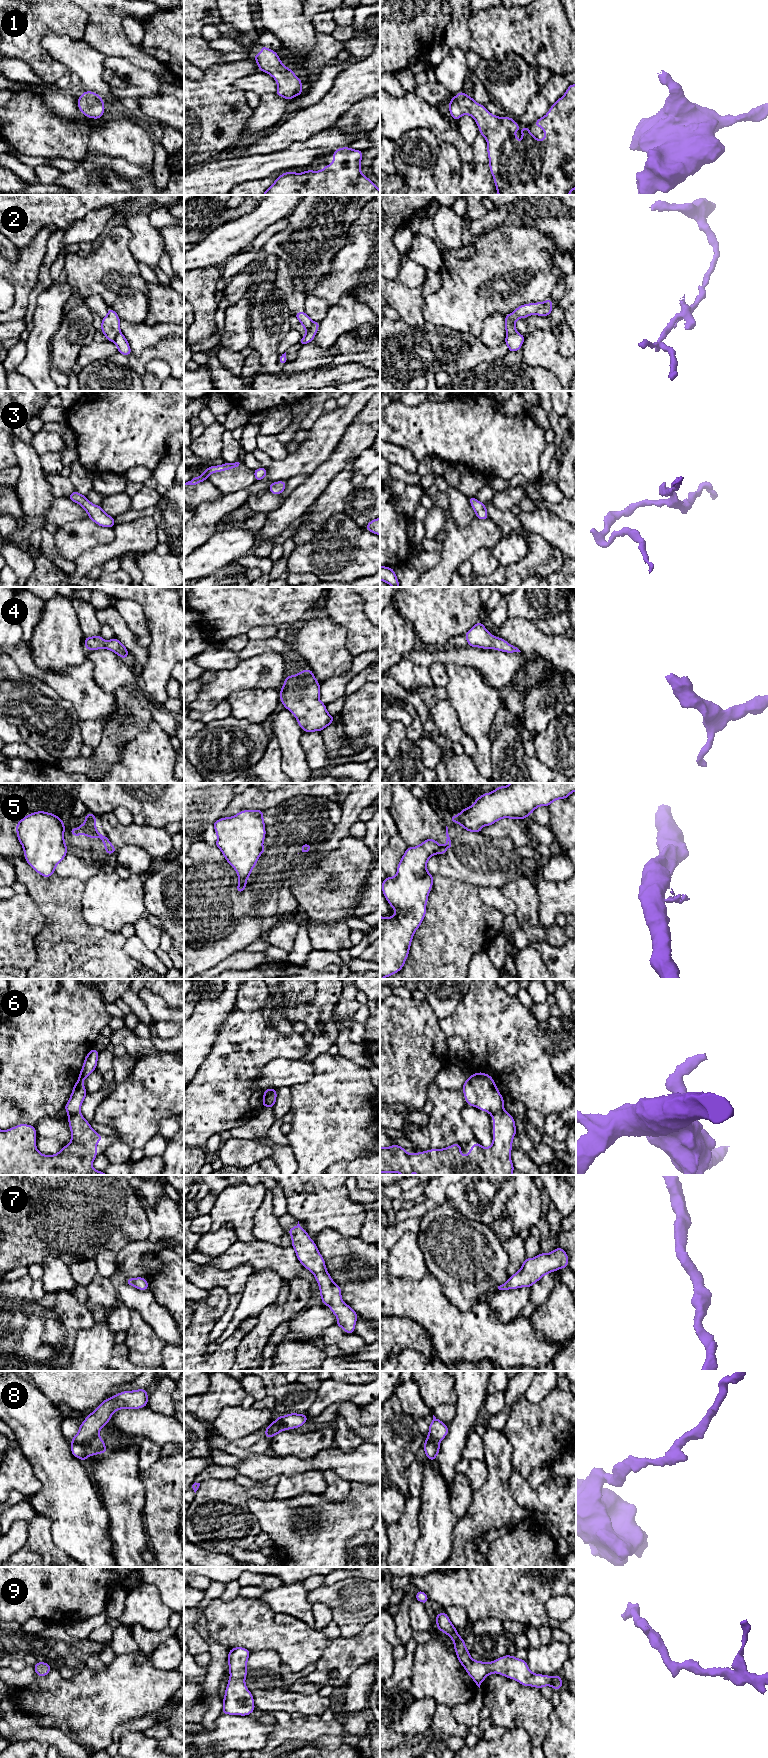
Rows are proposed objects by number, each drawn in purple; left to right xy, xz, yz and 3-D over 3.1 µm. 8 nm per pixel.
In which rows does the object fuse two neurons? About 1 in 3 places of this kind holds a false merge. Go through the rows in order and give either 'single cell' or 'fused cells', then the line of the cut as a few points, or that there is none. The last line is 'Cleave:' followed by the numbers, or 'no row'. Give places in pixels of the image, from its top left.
1: single cell; no cut
2: fused cells; cut in xz along (314, 321), (311, 329), (306, 334)
3: single cell; no cut
4: single cell; no cut
5: fused cells; cut in yz along (444, 846), (446, 848)
6: fused cells; cut in xy along (79, 1111), (68, 1115)
7: single cell; no cut
8: fused cells; cut in xy along (97, 1434), (86, 1442), (72, 1443)
9: single cell; no cut
Cleave: 2, 5, 6, 8

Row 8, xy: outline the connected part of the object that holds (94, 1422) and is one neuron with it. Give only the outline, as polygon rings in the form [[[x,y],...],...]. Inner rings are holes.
[[[147,1389],[120,1392],[99,1404],[80,1424],[78,1433],[71,1443],[83,1444],[97,1436],[111,1420],[114,1412],[120,1409],[140,1409],[148,1404]]]

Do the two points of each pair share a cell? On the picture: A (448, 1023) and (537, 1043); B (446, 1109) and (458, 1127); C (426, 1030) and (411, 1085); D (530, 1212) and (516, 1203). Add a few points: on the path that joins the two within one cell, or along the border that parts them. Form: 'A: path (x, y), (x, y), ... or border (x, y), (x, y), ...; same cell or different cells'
A: path (470, 1023), (491, 1023), (506, 1038), (515, 1038); same cell
B: path (446, 1113), (454, 1123); same cell
C: path (415, 1044), (411, 1048), (411, 1071); same cell
D: path (527, 1212), (519, 1205); same cell

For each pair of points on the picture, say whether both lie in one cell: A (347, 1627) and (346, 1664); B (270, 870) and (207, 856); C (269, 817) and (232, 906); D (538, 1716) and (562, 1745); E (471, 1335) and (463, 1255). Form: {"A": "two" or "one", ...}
{"A": "two", "B": "one", "C": "one", "D": "two", "E": "two"}

